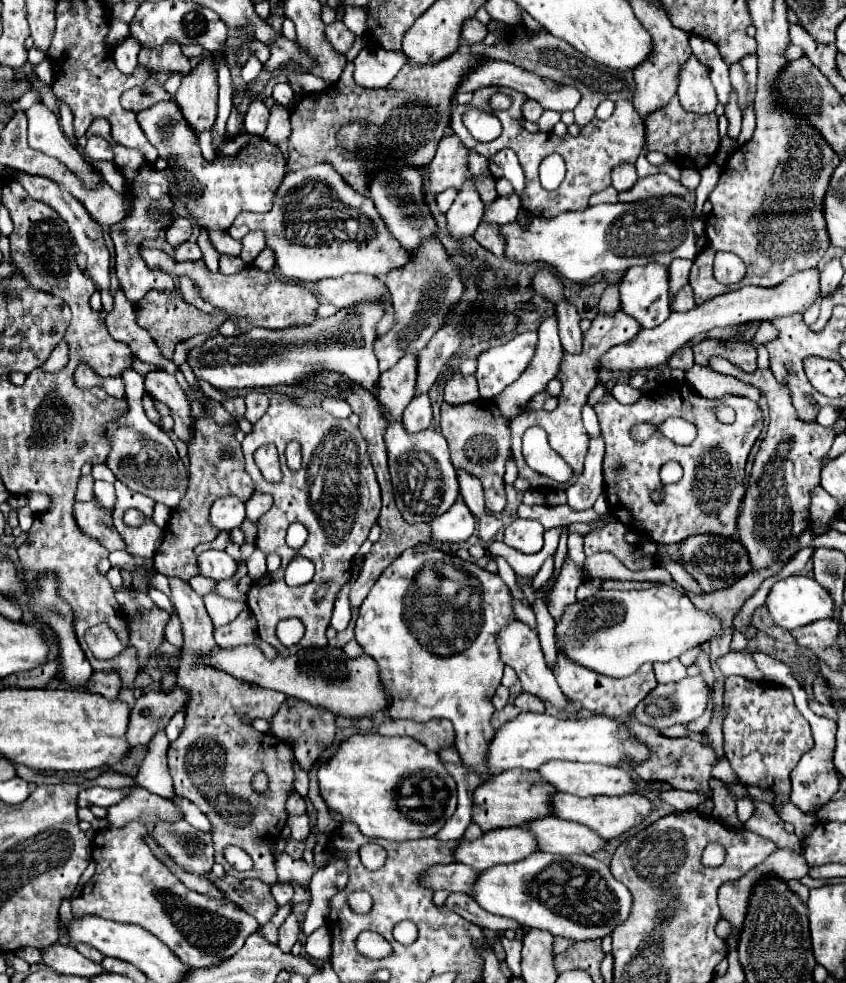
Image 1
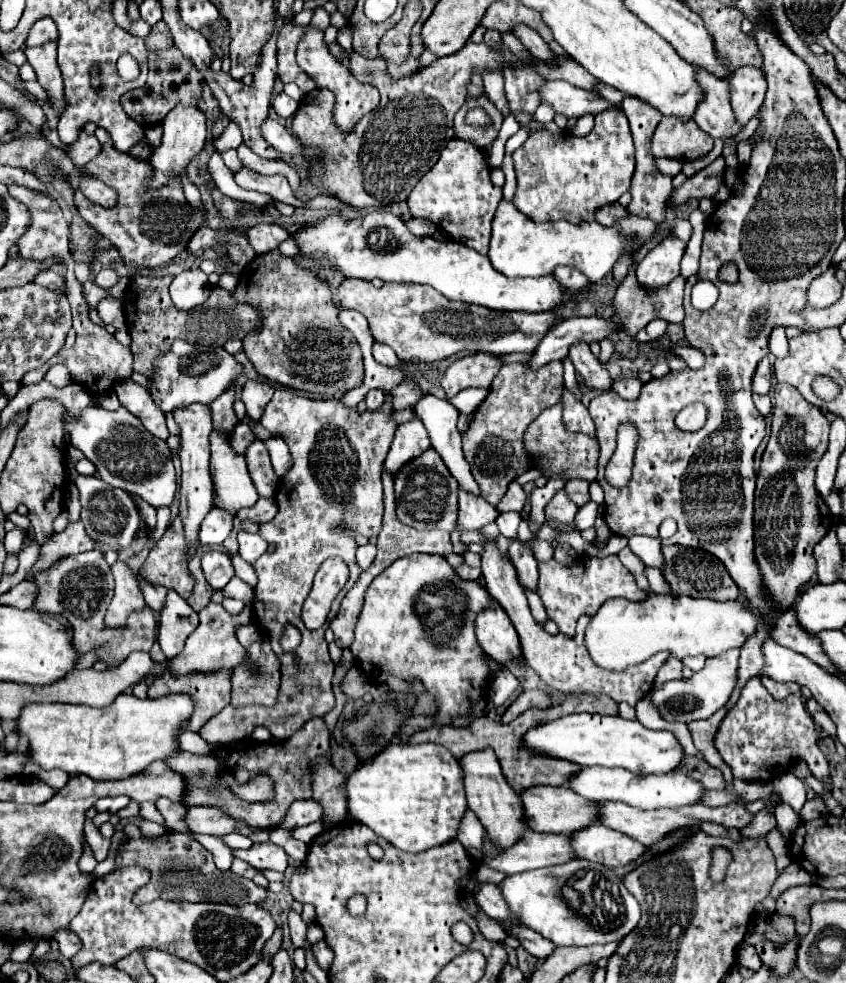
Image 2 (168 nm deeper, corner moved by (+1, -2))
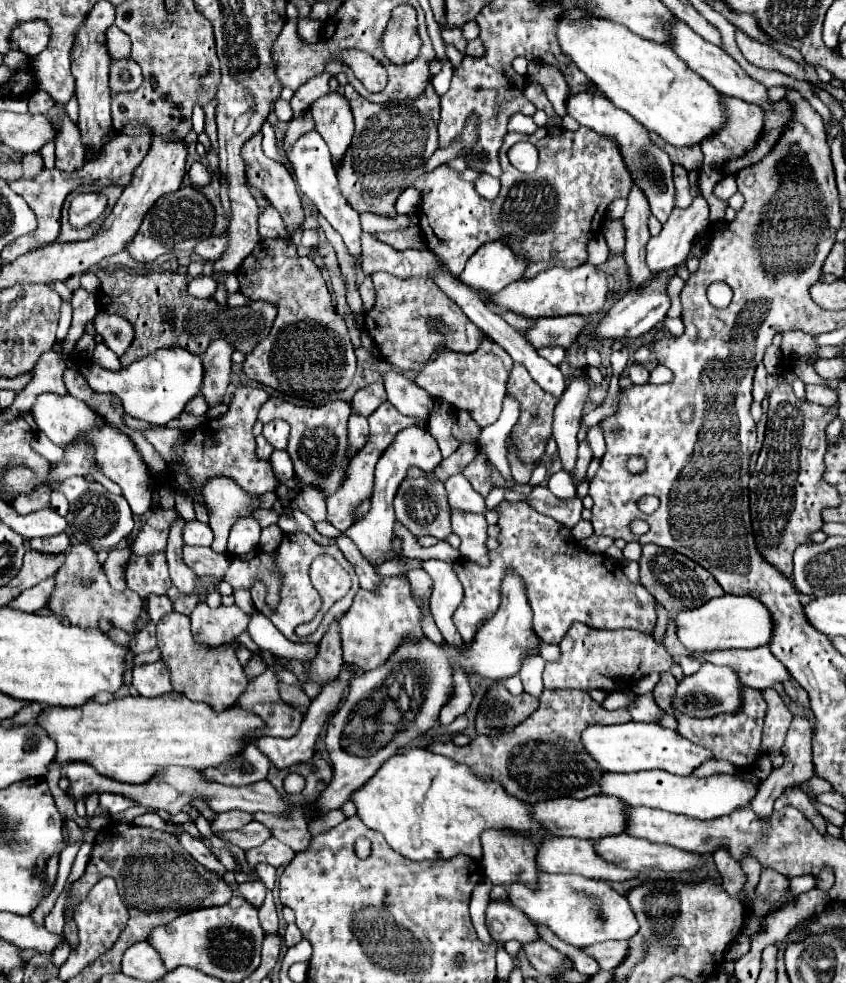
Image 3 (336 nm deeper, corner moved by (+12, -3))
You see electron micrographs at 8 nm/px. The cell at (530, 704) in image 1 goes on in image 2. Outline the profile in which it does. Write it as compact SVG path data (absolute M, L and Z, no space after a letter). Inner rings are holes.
M524 690L506 710L506 714L502 716L502 722L512 722L516 716L520 716L524 710L528 708L548 708L550 706L550 698L540 692L540 690Z

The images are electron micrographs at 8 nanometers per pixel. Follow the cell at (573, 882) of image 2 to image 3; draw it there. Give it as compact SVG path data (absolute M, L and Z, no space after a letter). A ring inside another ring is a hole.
M539 873L539 889L531 891L523 883L509 885L509 901L521 909L535 925L549 927L559 939L575 947L587 947L601 941L629 941L639 931L633 909L627 899L611 889L605 881L587 879L583 875L551 875Z

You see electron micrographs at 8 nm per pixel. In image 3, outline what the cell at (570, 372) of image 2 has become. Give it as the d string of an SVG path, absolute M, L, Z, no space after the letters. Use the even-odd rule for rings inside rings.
M545 347L545 349L539 349L537 353L543 355L553 365L559 365L565 359L565 349L563 347Z

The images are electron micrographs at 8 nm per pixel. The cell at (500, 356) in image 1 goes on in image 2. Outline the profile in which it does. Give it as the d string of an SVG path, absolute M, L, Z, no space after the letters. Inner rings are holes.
M592 316L592 318L568 318L568 320L562 320L562 322L556 322L542 336L536 350L532 352L528 362L524 362L524 366L528 366L530 370L538 370L552 360L566 358L568 348L576 340L584 340L584 342L598 340L600 342L602 338L612 334L614 330L618 330L616 318L604 320L604 318Z

